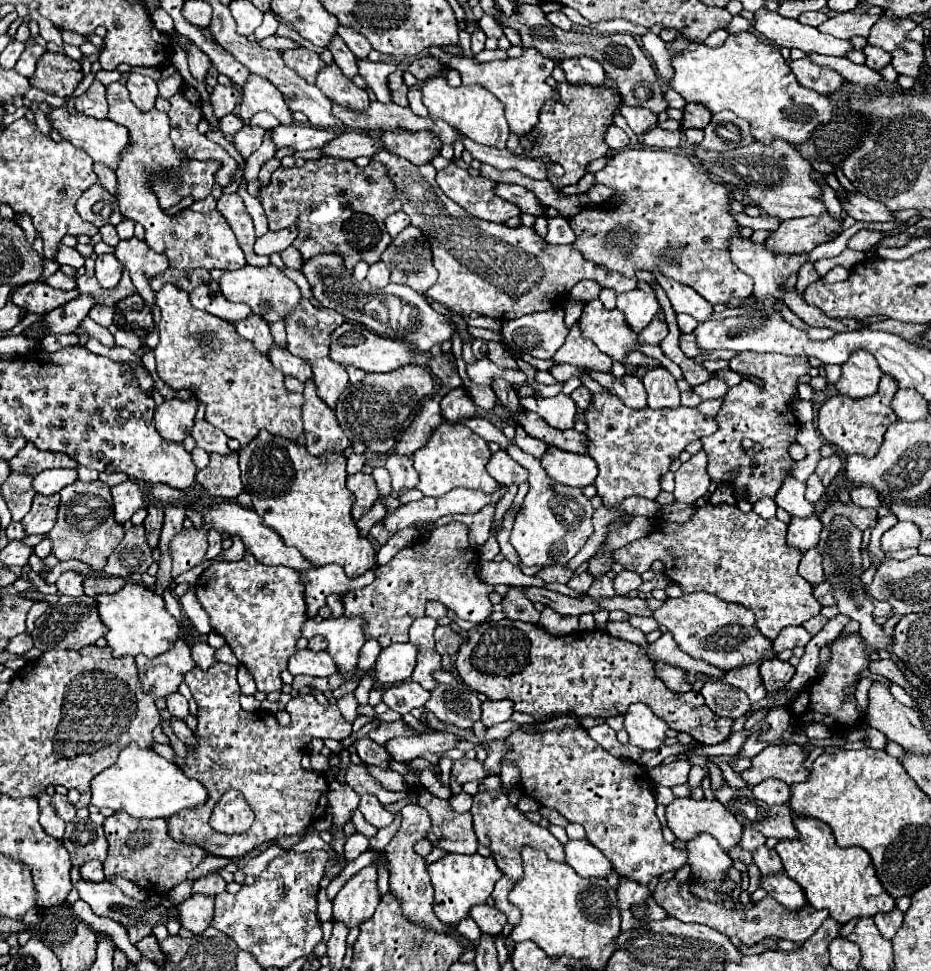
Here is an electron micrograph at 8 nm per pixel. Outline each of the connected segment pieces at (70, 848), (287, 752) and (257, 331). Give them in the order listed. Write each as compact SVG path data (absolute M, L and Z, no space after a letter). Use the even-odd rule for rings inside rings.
M67 822L63 846L71 854L73 866L83 866L89 860L105 860L107 856L107 840L103 828L93 822Z
M217 662L217 666L211 666L209 670L193 668L185 676L185 682L197 702L197 744L187 746L187 758L175 756L173 762L185 776L199 780L205 786L209 802L173 814L173 818L167 820L171 838L203 848L213 856L233 858L245 856L259 844L277 836L299 834L317 822L327 810L329 784L323 774L301 770L301 758L306 752L306 744L313 738L342 741L351 736L351 724L343 718L339 706L321 706L311 694L298 694L286 704L291 724L279 726L273 714L248 713L239 706L241 690L237 684L237 666ZM231 788L243 792L247 804L255 812L255 822L247 832L227 836L209 826L209 816L225 790Z
M249 314L249 318L245 318L245 322L233 322L233 326L243 338L251 340L259 352L263 352L263 354L269 352L269 348L273 344L273 336L269 332L269 324L263 318Z

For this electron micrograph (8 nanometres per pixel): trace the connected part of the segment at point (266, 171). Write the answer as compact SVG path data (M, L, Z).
M271 158L263 168L261 168L259 172L259 182L262 186L269 183L271 178L271 174L277 170L281 166L281 160L277 160L277 158Z

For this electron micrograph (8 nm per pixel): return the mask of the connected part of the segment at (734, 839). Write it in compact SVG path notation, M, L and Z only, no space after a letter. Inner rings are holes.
M675 798L669 806L667 806L667 826L671 828L671 832L679 838L679 840L693 840L697 834L707 832L713 838L717 838L717 842L721 844L723 850L729 850L733 846L739 844L741 840L741 830L743 826L735 820L735 816L731 812L725 810L723 804L719 804L717 800L693 800L693 798Z

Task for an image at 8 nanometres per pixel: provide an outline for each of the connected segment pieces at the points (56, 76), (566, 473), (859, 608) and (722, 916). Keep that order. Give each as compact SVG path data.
M45 52L37 62L37 70L29 78L29 84L47 94L71 96L83 76L85 74L77 60L71 60L63 52Z
M549 446L541 456L541 466L553 480L577 488L593 484L597 476L597 466L587 454L573 454L553 446Z
M835 518L833 524L829 524L823 532L821 532L821 540L819 540L819 550L823 554L823 570L825 570L825 580L831 582L833 592L835 592L835 600L837 600L837 608L841 614L849 616L851 620L857 620L861 624L859 634L863 636L863 640L873 648L873 650L883 650L891 638L883 632L881 626L877 626L873 622L873 602L867 596L865 588L859 582L861 576L861 532L849 522L849 518Z
M689 876L683 886L679 880L661 880L657 888L651 892L655 902L667 912L667 916L677 918L681 922L695 922L695 924L705 924L721 934L727 934L729 938L739 938L745 946L753 946L765 938L779 938L779 940L791 940L797 944L803 944L809 936L817 932L817 928L825 920L825 910L815 910L813 906L805 906L801 910L785 910L779 902L773 902L773 898L765 896L763 900L755 902L753 908L741 908L741 910L731 910L723 906L721 902L711 902L707 898L697 898L697 894L691 892L693 876Z

